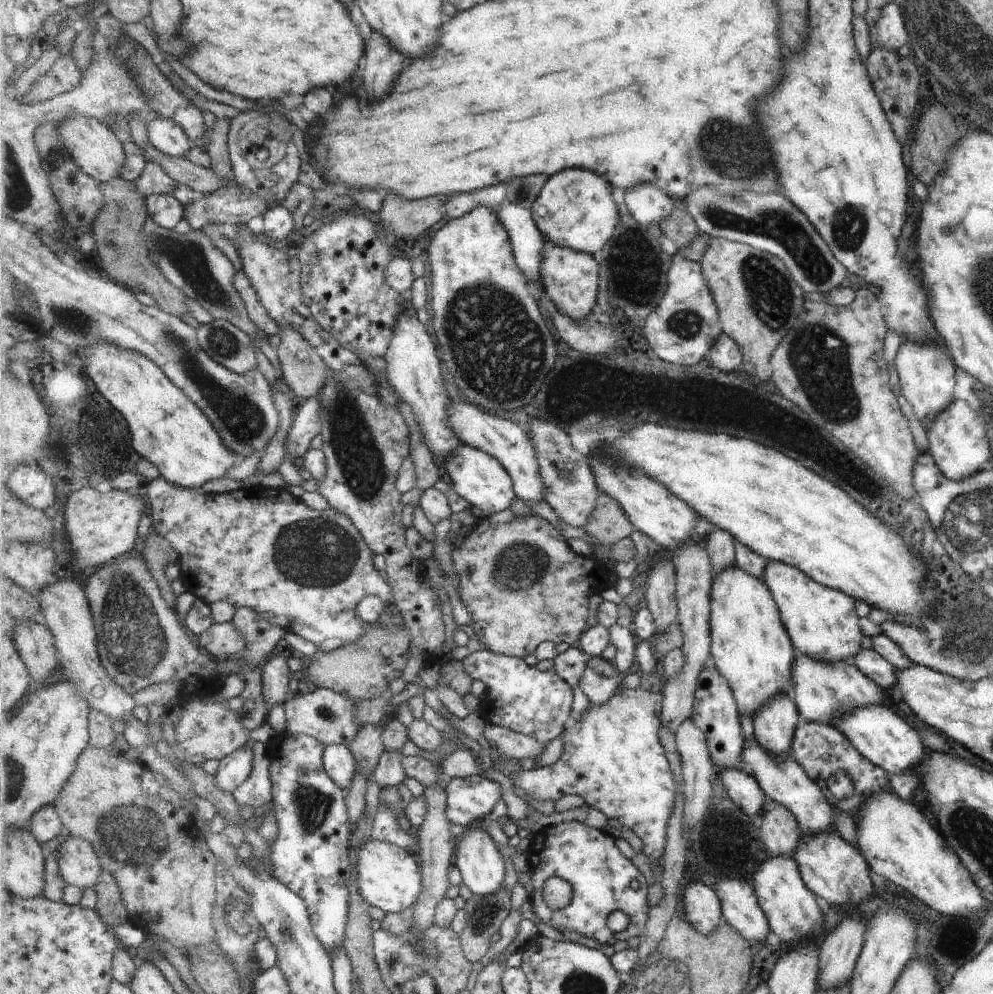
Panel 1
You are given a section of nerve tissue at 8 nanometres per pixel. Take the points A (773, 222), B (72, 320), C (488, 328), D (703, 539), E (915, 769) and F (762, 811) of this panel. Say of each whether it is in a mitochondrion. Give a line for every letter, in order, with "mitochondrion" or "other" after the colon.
A: mitochondrion
B: mitochondrion
C: mitochondrion
D: other
E: other
F: other

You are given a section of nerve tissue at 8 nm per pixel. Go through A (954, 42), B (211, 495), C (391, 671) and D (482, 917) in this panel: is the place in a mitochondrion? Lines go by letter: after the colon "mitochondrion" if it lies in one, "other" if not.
A: mitochondrion
B: other
C: other
D: mitochondrion

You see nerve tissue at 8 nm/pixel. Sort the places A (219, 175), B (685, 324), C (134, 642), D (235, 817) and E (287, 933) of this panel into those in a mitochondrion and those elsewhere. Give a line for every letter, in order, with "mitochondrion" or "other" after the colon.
A: other
B: mitochondrion
C: mitochondrion
D: other
E: mitochondrion

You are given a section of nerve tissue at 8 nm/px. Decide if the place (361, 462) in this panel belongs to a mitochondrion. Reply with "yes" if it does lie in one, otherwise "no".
yes

